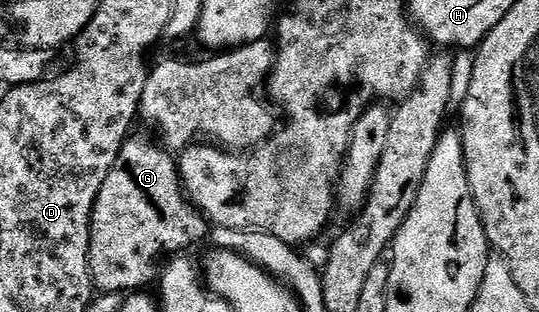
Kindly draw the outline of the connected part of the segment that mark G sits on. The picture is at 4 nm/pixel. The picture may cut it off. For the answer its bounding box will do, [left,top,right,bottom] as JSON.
[89,137,211,293]

